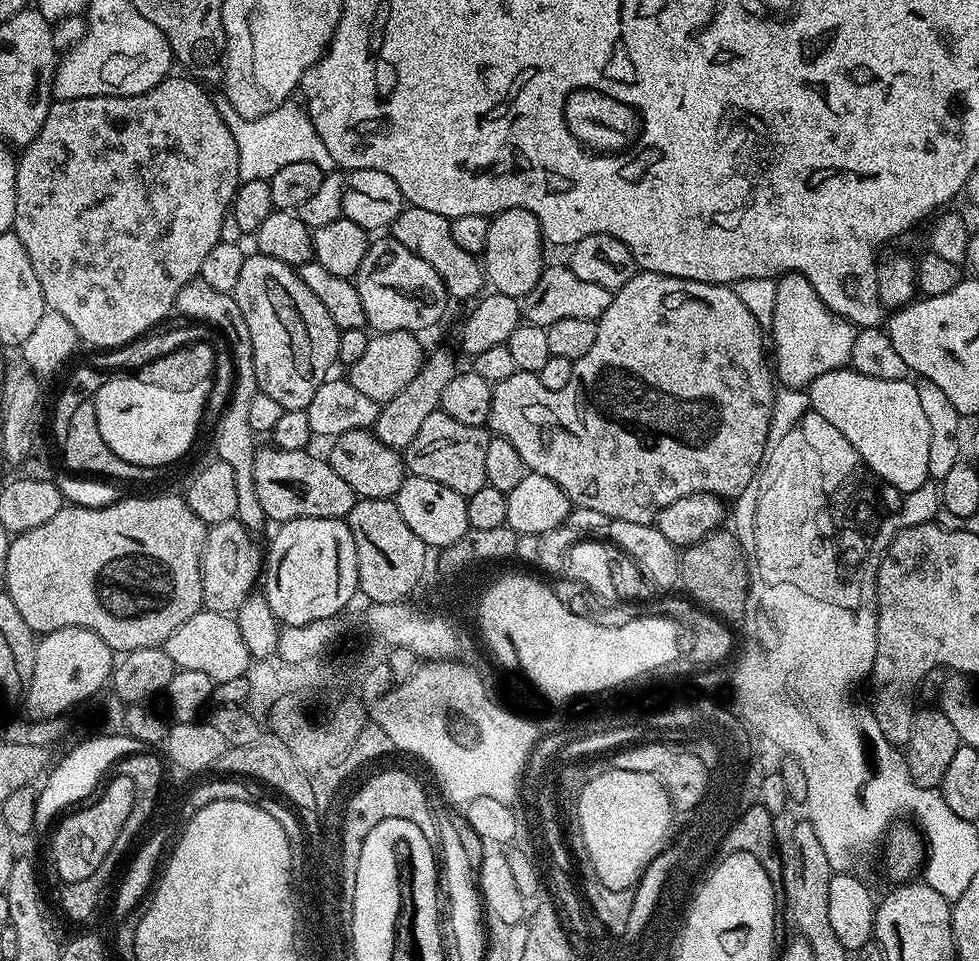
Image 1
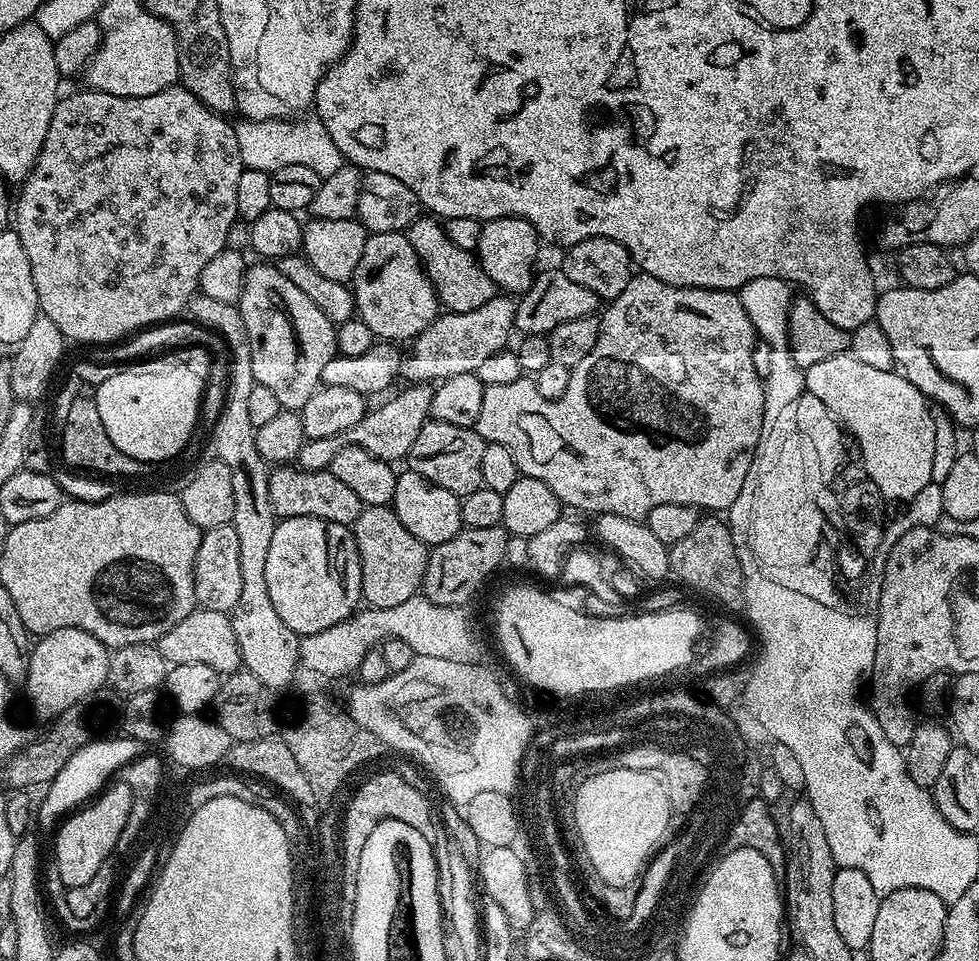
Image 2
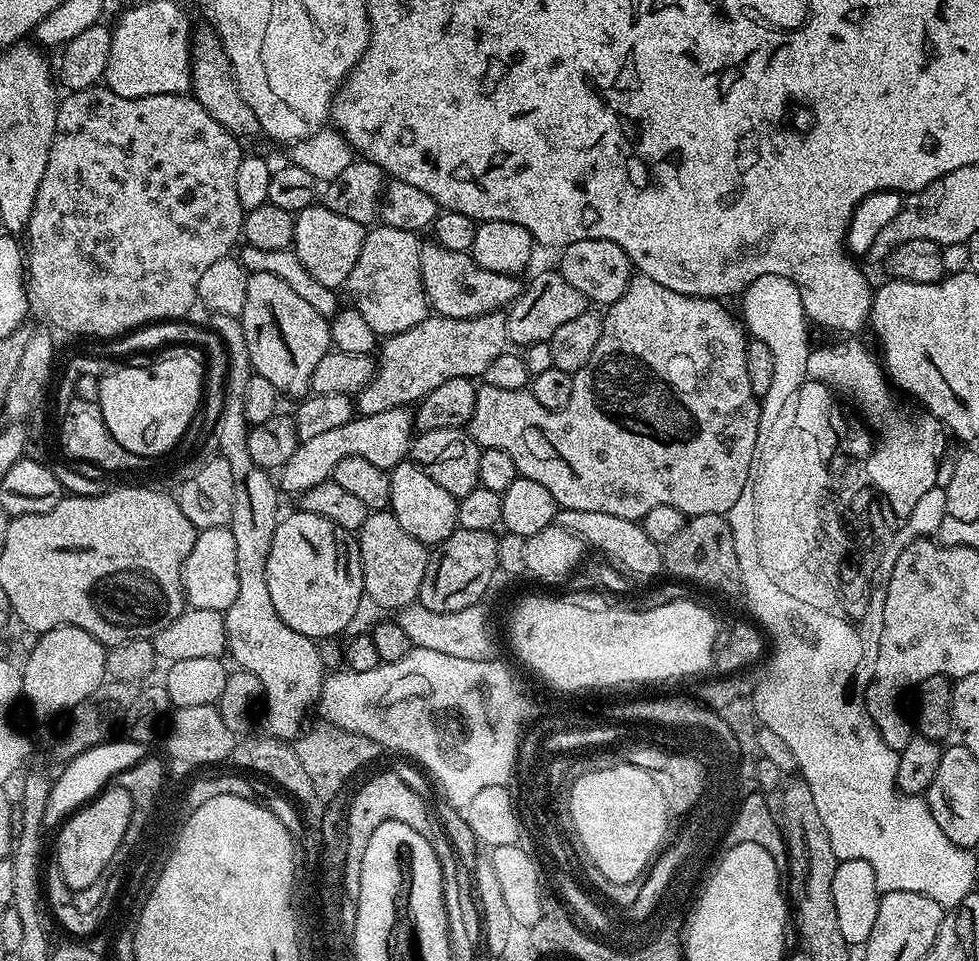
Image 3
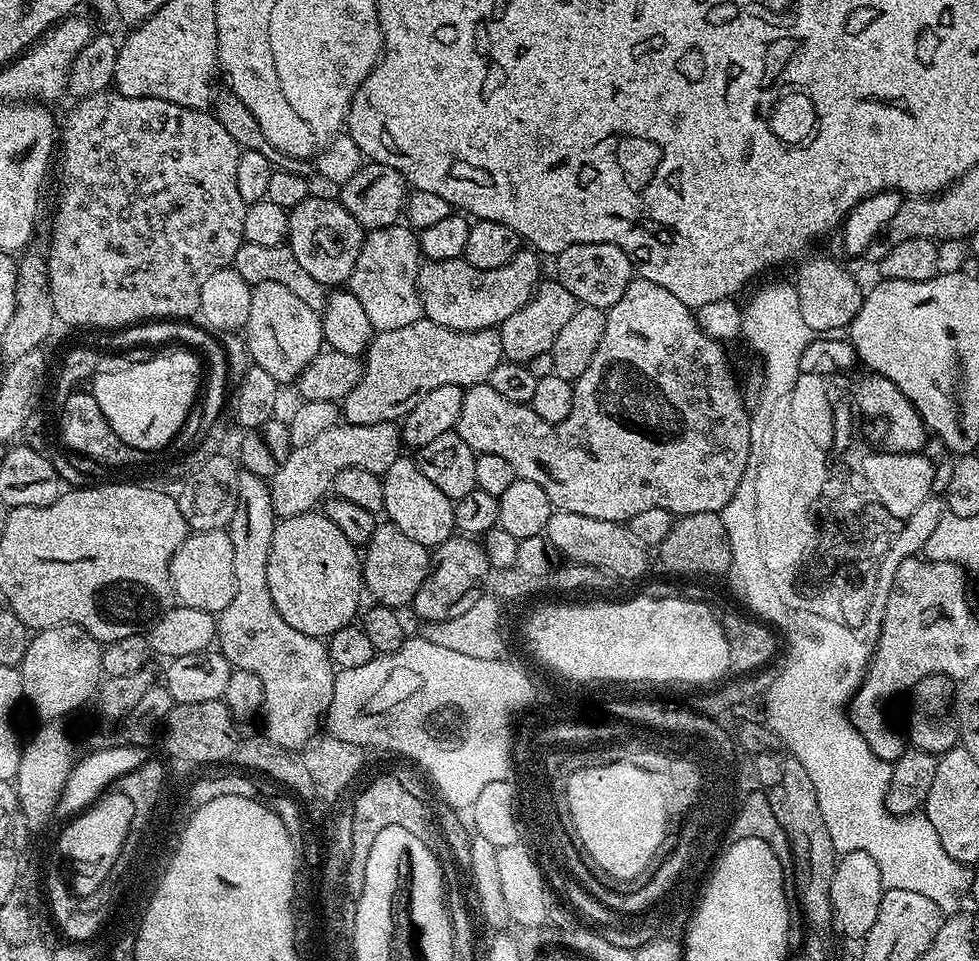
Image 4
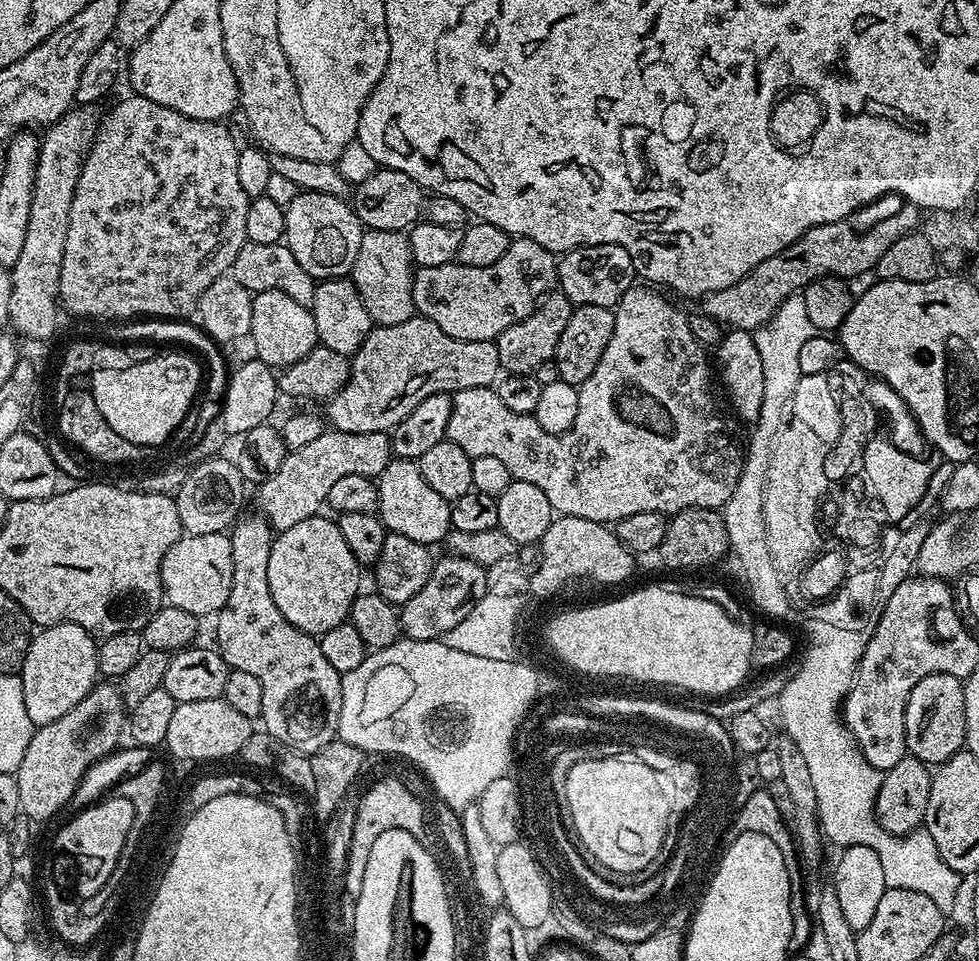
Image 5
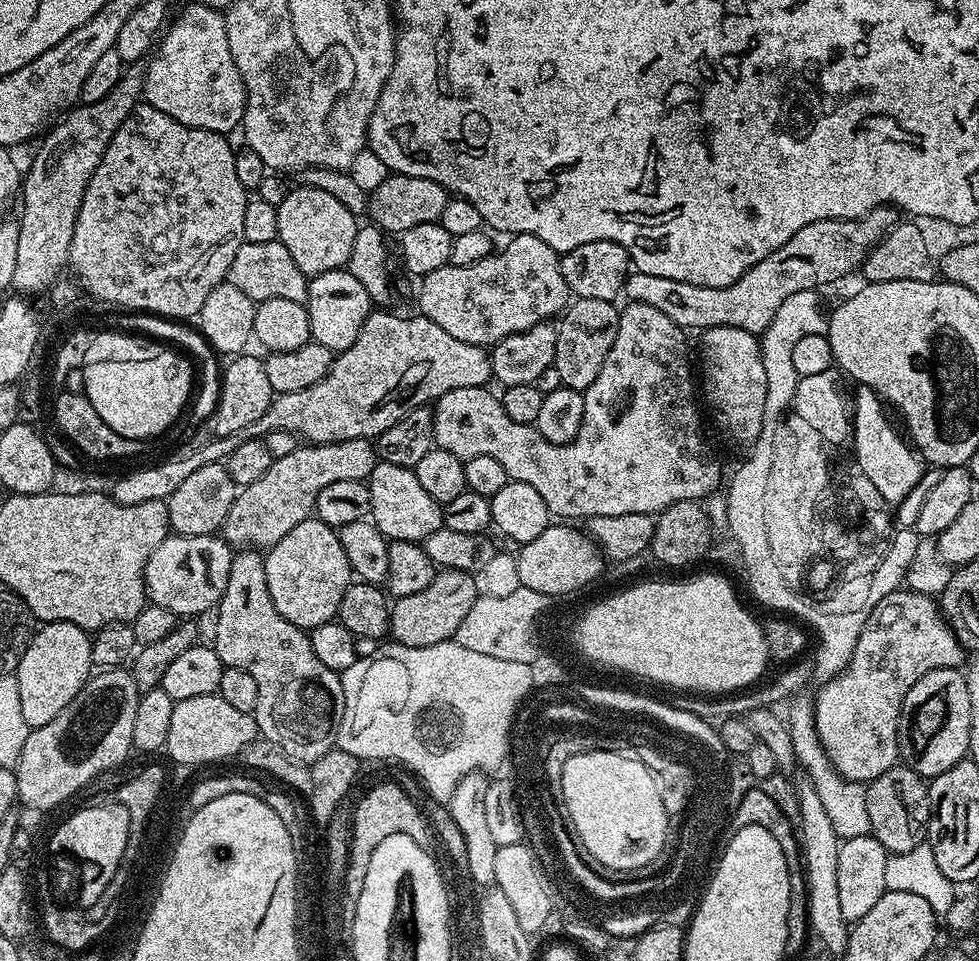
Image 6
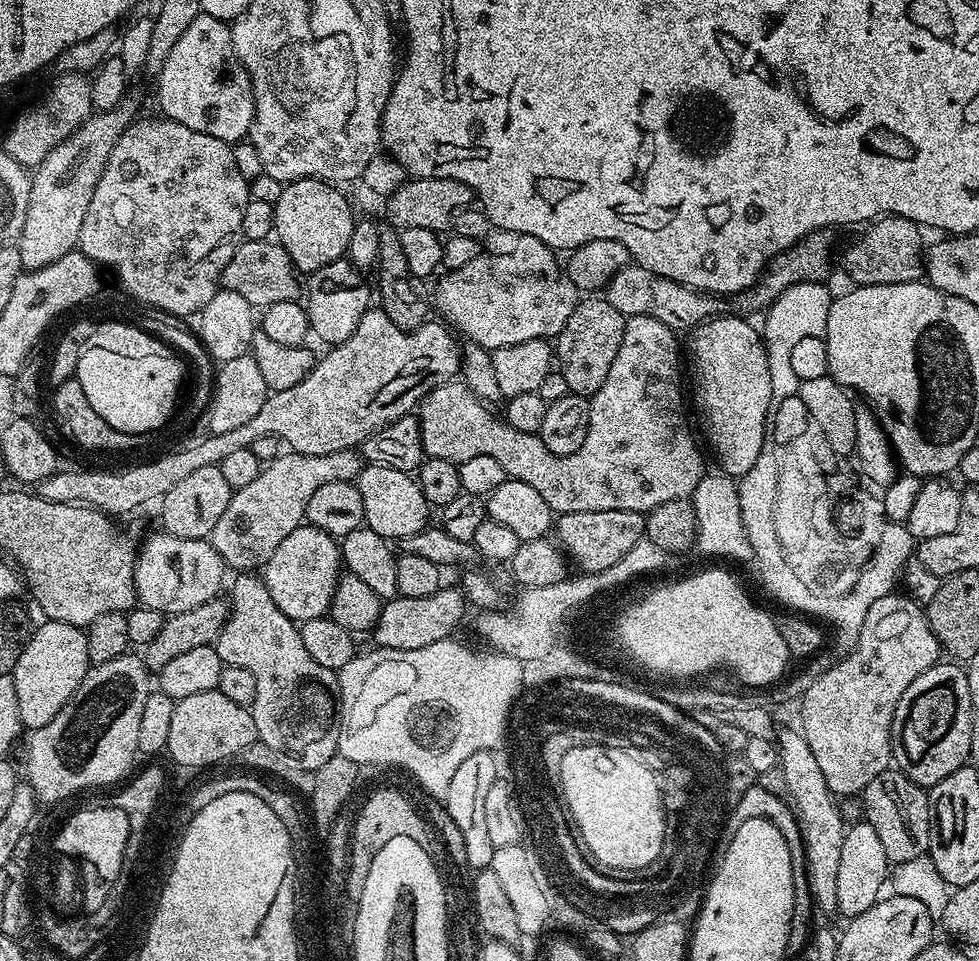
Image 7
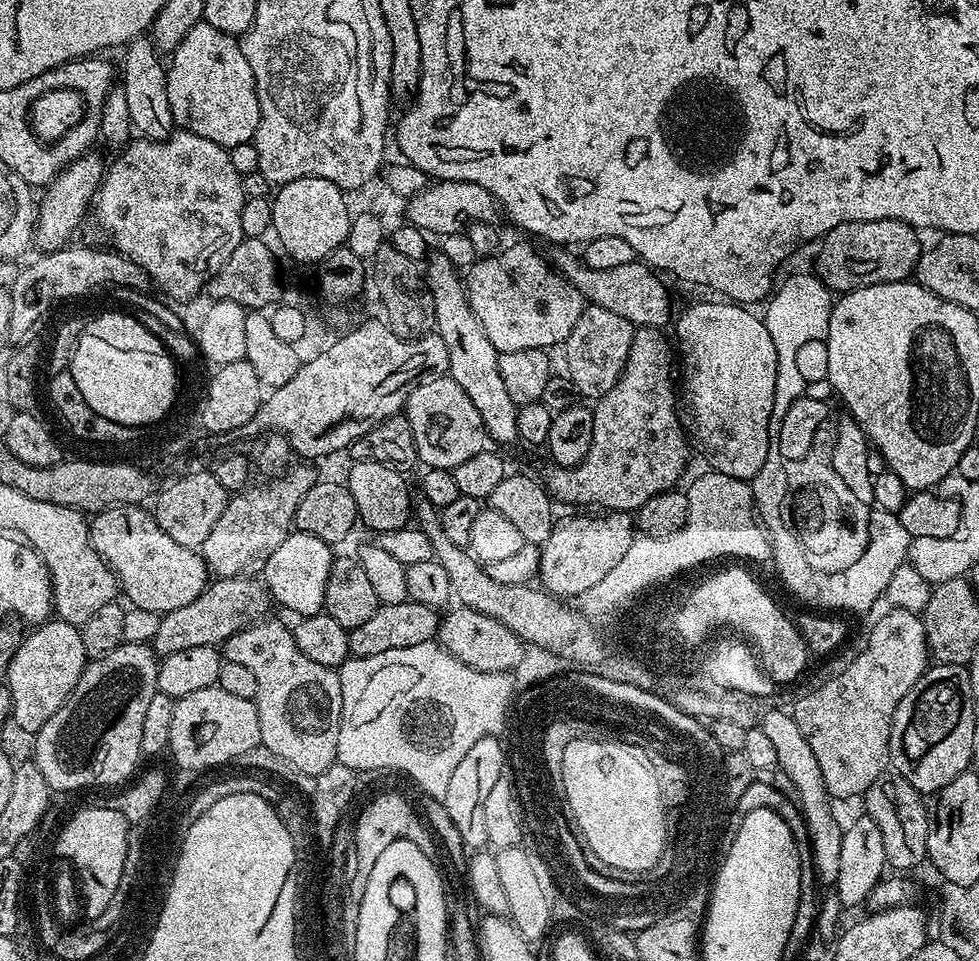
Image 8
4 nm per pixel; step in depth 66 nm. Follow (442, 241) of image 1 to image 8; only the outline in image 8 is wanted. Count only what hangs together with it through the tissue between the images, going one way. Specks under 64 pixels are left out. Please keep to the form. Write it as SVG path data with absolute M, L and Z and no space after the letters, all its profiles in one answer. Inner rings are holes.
M512 244L509 246L501 247L500 251L480 259L477 259L476 263L466 272L466 287L468 300L470 304L470 310L474 312L474 317L478 318L478 322L481 323L482 330L485 331L486 337L493 343L493 346L499 353L502 352L521 352L522 350L534 350L535 348L542 348L545 350L552 350L552 347L563 345L566 338L570 338L570 330L574 330L574 325L578 322L578 318L582 318L584 309L586 307L586 301L582 293L571 284L565 276L560 275L556 271L555 267L543 256L538 249L532 244Z

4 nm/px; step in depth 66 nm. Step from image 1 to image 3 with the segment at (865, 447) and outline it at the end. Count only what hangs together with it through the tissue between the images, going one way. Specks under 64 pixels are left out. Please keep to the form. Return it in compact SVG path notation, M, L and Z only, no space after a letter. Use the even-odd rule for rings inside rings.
M850 336L841 340L832 346L822 348L813 347L803 359L806 366L806 374L809 379L823 382L825 386L833 391L840 391L844 394L850 394L857 406L862 410L861 415L876 423L880 432L878 446L865 461L865 475L873 478L882 494L889 497L893 508L897 512L912 512L912 508L924 495L925 492L935 487L937 482L937 466L944 452L945 429L938 419L927 414L921 414L913 422L902 412L900 412L892 396L892 386L885 374L883 367L872 358L867 348L858 340L859 337Z

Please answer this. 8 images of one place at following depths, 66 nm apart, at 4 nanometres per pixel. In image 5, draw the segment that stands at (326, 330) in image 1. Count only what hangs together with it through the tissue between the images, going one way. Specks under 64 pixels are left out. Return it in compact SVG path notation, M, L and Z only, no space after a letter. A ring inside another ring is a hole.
M266 290L255 293L253 302L253 324L250 341L256 347L255 355L266 362L274 370L282 370L287 364L298 362L298 358L306 358L312 348L317 347L316 327L312 317L312 309L294 302L290 294L282 294L278 290Z

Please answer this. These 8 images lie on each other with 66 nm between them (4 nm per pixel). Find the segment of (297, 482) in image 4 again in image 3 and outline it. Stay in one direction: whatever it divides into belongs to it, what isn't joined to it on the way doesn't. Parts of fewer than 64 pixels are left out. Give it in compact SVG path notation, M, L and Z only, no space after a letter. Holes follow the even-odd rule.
M408 408L382 410L382 414L369 416L357 415L346 426L337 426L334 430L325 430L315 438L302 440L290 462L286 462L278 472L278 488L281 493L299 494L314 486L325 483L331 477L334 466L342 462L342 458L357 456L366 458L366 462L374 462L374 466L391 470L398 467L412 451L414 439L414 416Z

